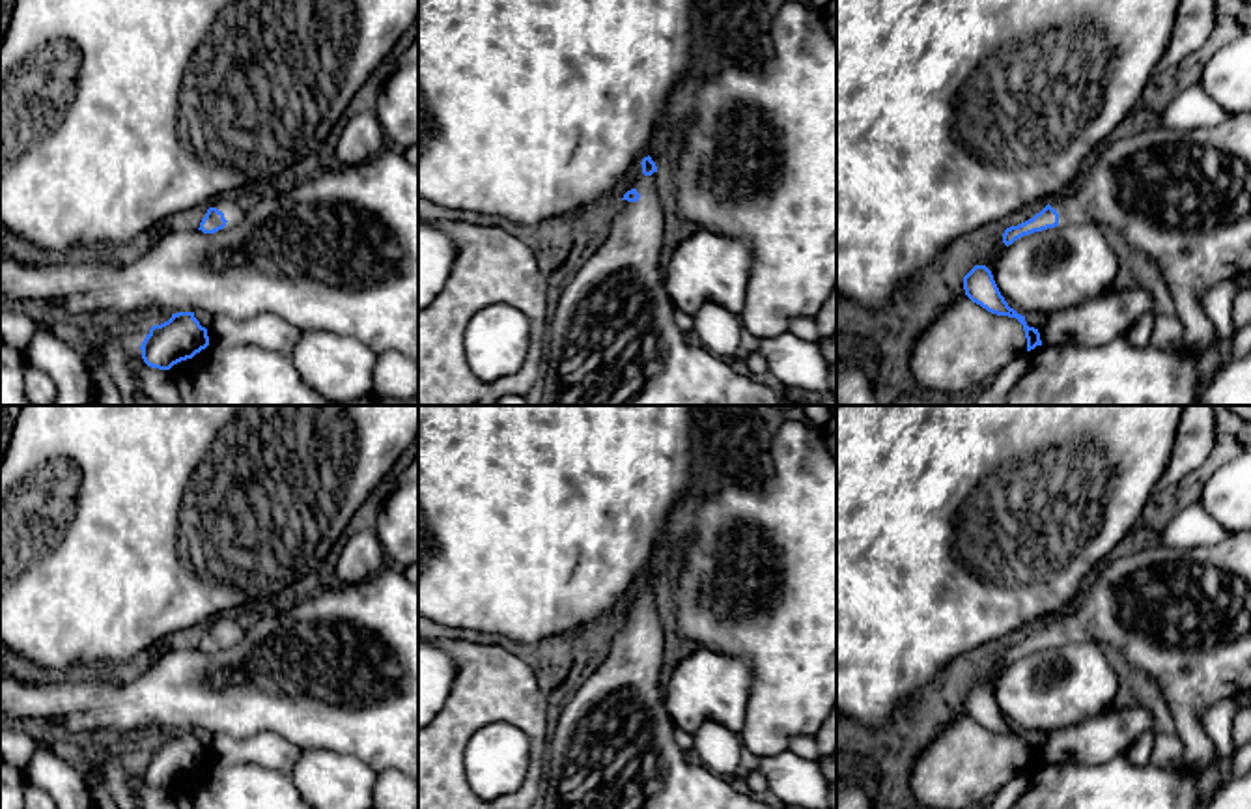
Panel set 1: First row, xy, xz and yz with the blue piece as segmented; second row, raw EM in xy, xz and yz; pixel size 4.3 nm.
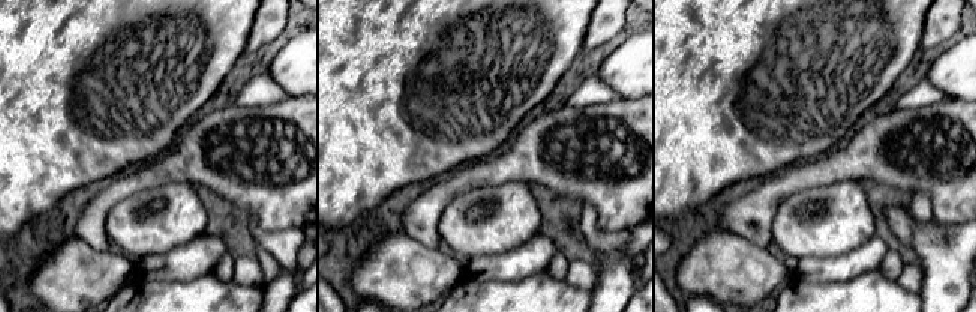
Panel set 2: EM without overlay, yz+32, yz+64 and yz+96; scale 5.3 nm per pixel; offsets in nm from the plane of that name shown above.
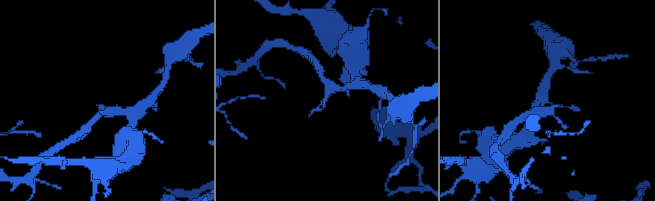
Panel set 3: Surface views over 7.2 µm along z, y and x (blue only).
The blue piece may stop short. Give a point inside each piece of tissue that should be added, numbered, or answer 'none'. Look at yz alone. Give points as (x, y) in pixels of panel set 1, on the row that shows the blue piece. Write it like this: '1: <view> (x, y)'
1: yz (1182, 197)

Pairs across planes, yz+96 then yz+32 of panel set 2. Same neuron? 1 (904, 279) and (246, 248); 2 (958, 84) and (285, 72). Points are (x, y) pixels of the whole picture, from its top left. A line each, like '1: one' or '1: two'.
1: one
2: one

